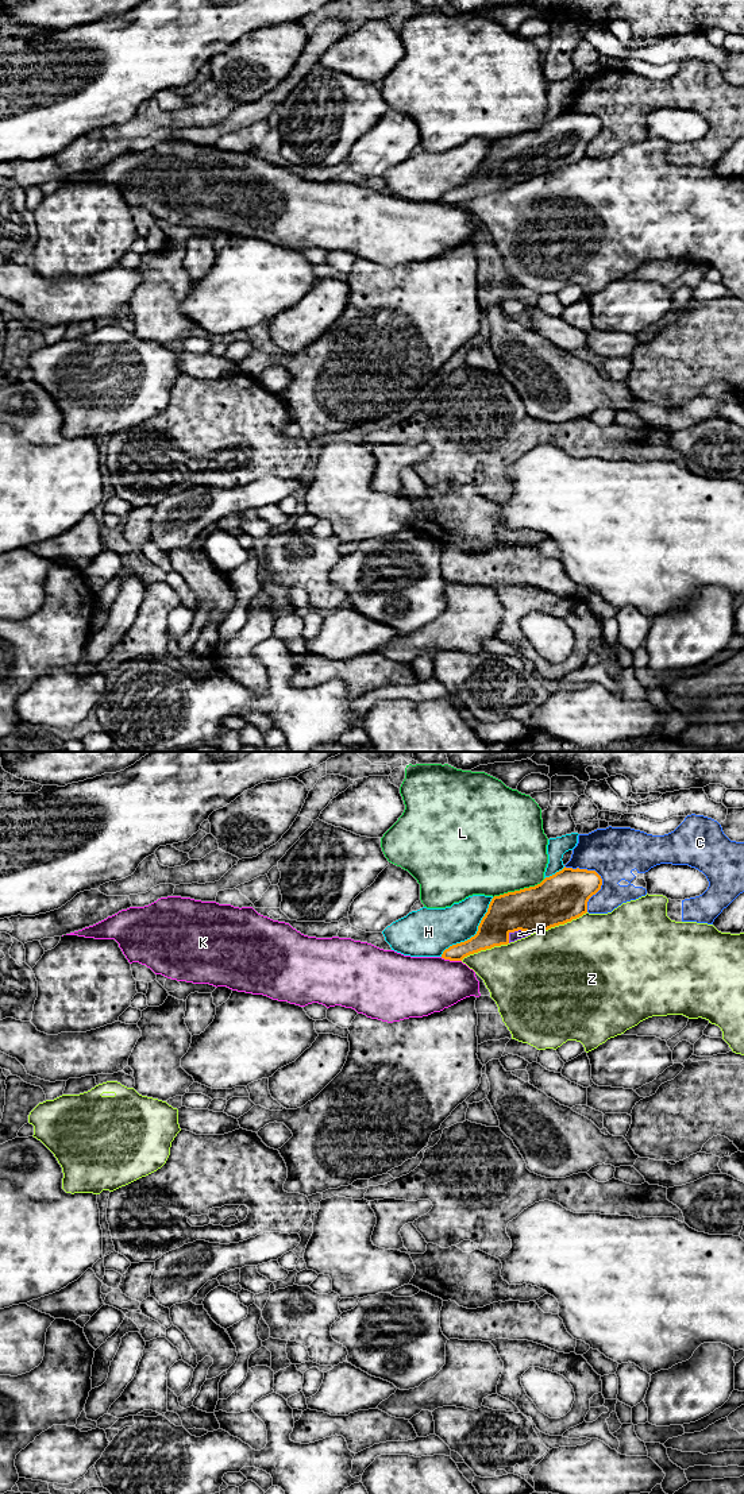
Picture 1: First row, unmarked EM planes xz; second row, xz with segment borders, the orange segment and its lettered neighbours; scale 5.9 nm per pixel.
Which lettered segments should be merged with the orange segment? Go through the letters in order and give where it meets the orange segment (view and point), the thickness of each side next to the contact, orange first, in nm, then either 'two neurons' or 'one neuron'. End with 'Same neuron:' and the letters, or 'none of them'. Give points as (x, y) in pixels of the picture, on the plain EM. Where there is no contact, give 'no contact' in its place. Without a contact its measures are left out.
A: contact xz (515, 174); calibres 280 and 50 nm; one neuron
C: contact xz (600, 120); calibres 300 and 300 nm; two neurons
H: contact xz (475, 178); calibres 240 and 260 nm; two neurons
K: contact xz (451, 204); calibres 140 and 360 nm; two neurons
L: contact xz (520, 134); calibres 300 and 500 nm; two neurons
Z: contact xz (558, 169); calibres 300 and 500 nm; two neurons
Same neuron: A

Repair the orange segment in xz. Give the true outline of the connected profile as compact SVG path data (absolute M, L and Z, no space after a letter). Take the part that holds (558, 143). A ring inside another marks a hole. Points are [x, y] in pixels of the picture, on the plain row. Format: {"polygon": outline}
{"polygon": "M564 111L535 131L494 140L477 178L446 193L442 202L462 205L481 194L571 166L587 157L587 146L601 130L595 115Z"}

